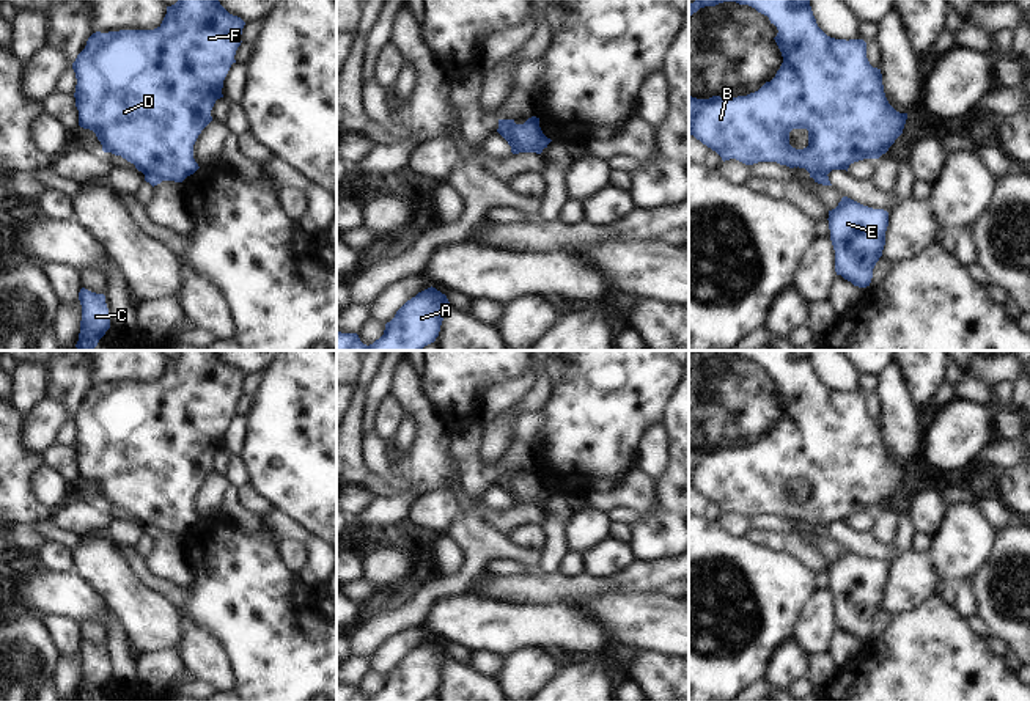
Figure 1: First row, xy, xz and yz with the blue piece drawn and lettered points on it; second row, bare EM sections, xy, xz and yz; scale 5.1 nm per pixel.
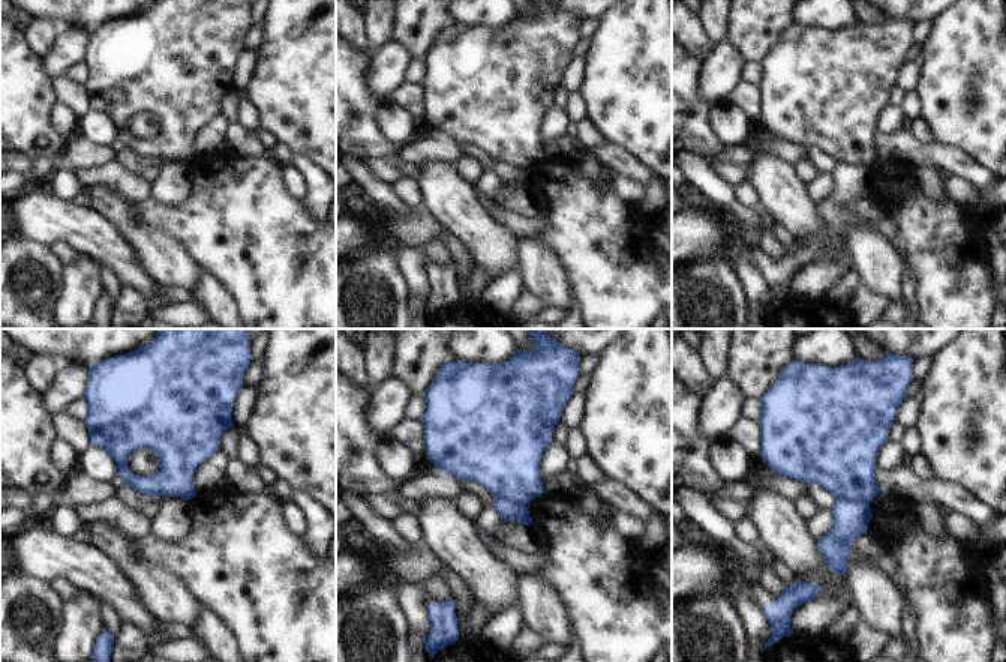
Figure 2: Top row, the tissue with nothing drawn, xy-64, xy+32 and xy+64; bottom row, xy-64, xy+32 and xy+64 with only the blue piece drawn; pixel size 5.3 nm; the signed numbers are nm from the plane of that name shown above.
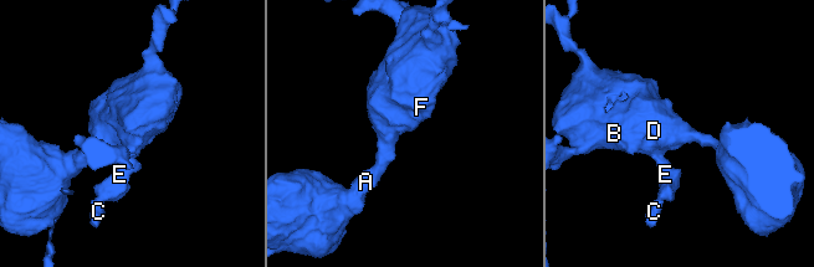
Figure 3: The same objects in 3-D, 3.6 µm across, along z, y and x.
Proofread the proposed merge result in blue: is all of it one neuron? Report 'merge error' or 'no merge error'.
merge error

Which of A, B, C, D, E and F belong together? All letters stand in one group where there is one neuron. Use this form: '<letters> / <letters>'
A B D F / C E

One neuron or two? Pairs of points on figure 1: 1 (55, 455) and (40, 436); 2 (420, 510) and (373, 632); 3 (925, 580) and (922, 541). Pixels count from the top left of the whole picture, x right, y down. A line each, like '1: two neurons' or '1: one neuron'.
1: two neurons
2: two neurons
3: two neurons

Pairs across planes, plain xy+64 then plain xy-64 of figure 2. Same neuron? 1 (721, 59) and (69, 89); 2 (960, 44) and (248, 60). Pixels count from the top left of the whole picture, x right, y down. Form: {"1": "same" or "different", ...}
{"1": "different", "2": "different"}

